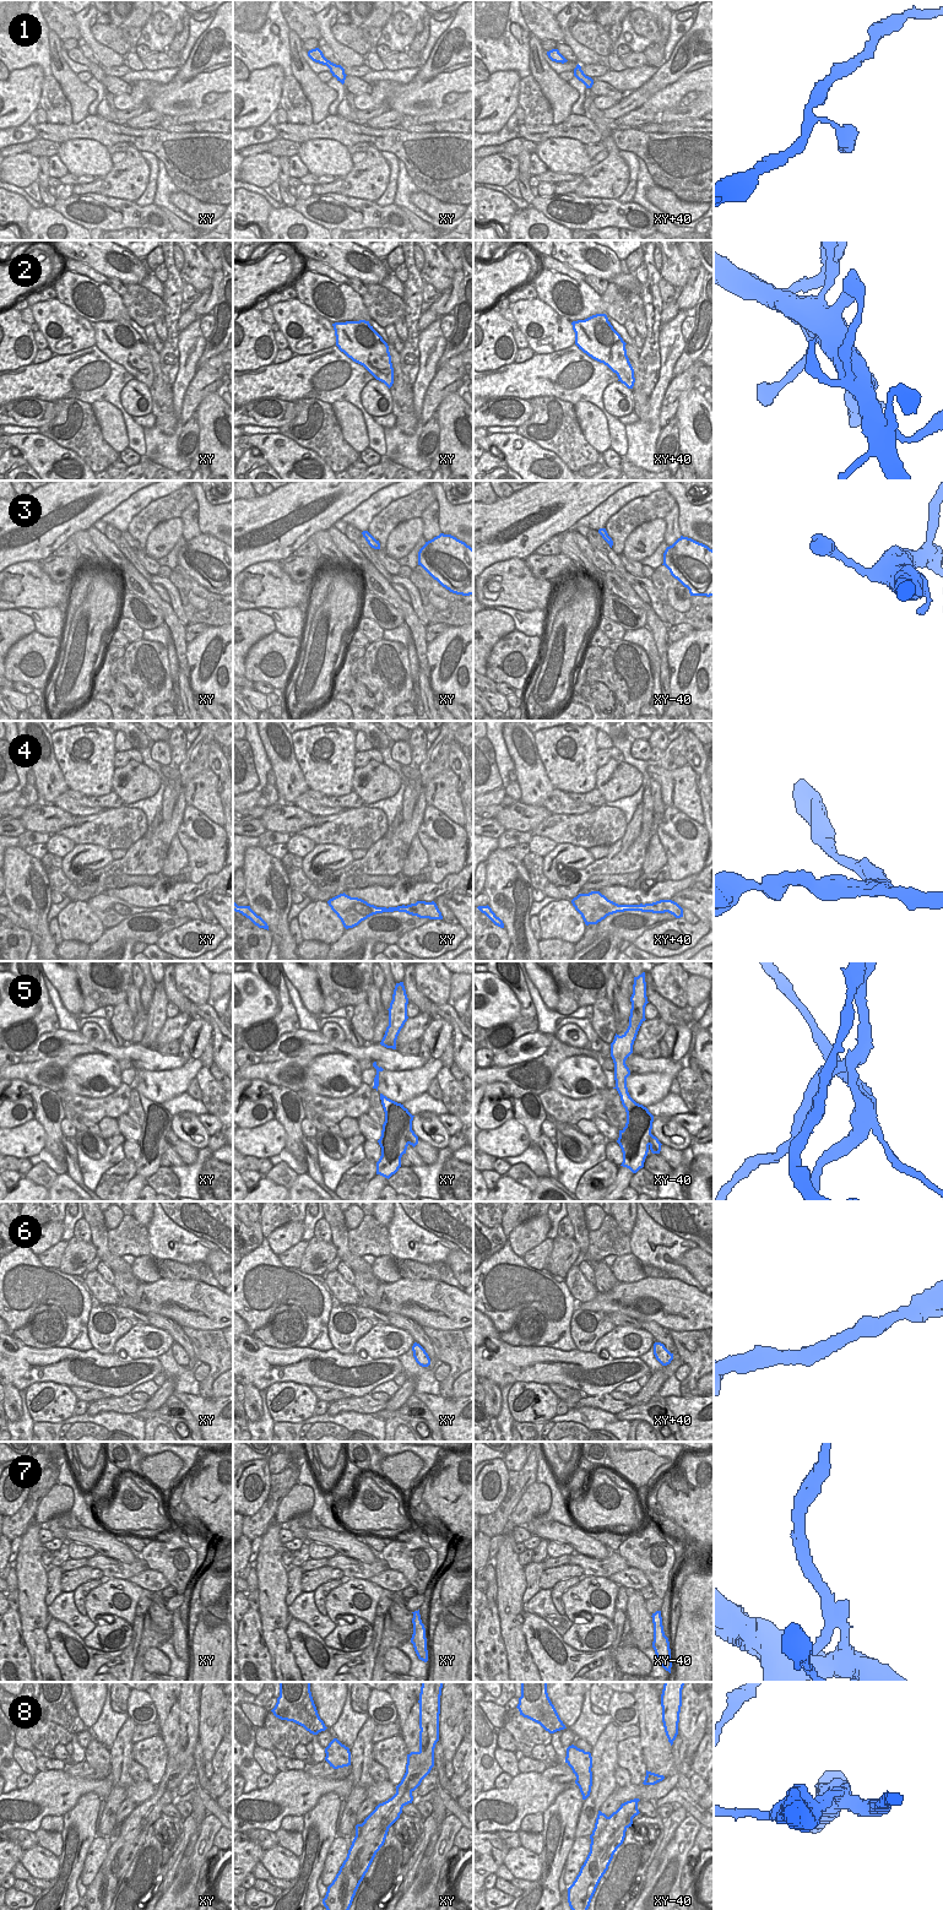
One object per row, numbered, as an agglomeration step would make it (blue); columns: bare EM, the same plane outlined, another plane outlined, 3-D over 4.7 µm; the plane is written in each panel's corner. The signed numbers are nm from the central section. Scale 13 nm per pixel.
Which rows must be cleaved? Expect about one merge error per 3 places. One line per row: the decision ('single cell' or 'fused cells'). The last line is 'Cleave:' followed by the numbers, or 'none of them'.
1: single cell
2: single cell
3: single cell
4: single cell
5: fused cells
6: single cell
7: fused cells
8: fused cells
Cleave: 5, 7, 8

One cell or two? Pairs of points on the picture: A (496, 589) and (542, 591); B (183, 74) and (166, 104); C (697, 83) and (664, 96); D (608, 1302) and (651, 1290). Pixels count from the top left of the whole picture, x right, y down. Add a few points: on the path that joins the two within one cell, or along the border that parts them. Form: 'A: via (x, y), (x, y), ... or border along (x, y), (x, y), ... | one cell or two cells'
A: via (507, 591), (531, 591) | one cell
B: border along (199, 72), (177, 88), (156, 92) | two cells
C: via (688, 83), (672, 93) | one cell
D: via (619, 1297), (640, 1296) | one cell

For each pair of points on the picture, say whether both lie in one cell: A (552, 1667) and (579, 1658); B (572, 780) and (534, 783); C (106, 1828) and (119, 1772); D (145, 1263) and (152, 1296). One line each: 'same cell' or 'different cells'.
A: same cell
B: different cells
C: same cell
D: different cells

